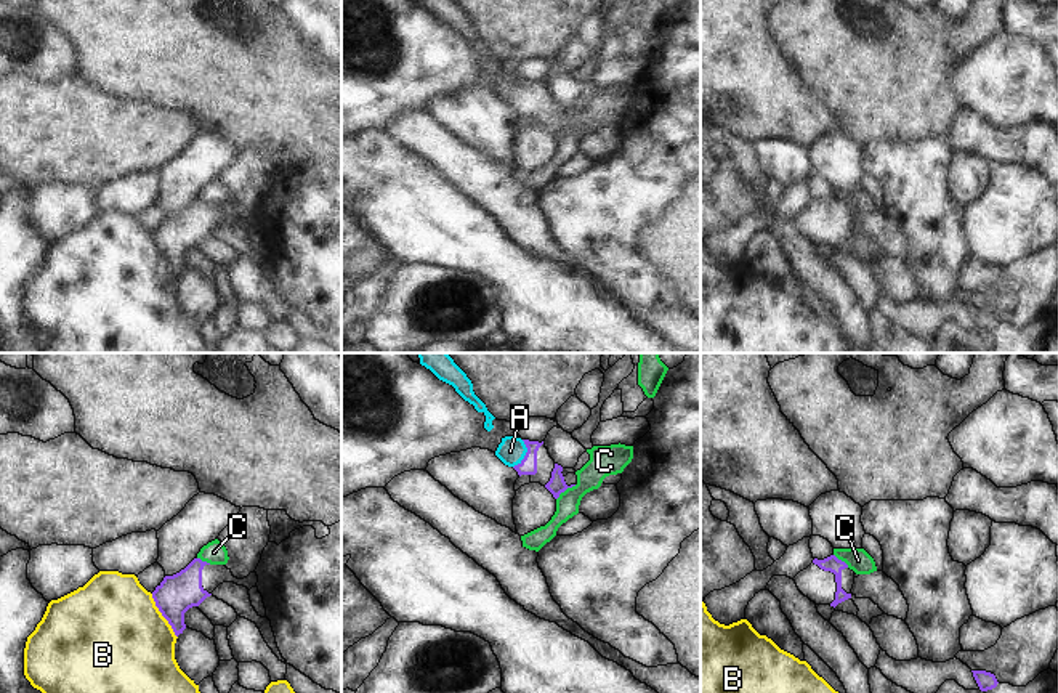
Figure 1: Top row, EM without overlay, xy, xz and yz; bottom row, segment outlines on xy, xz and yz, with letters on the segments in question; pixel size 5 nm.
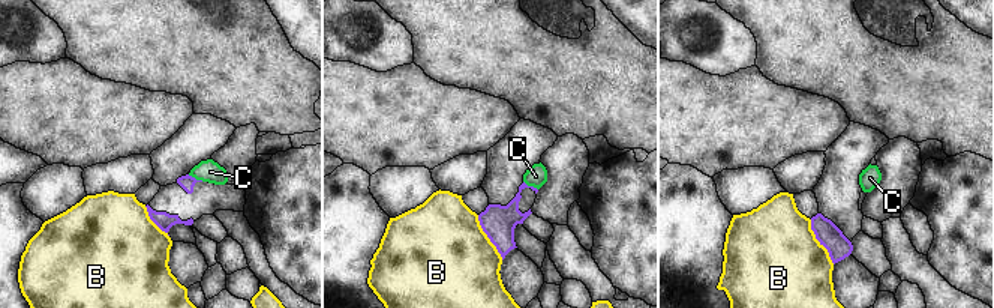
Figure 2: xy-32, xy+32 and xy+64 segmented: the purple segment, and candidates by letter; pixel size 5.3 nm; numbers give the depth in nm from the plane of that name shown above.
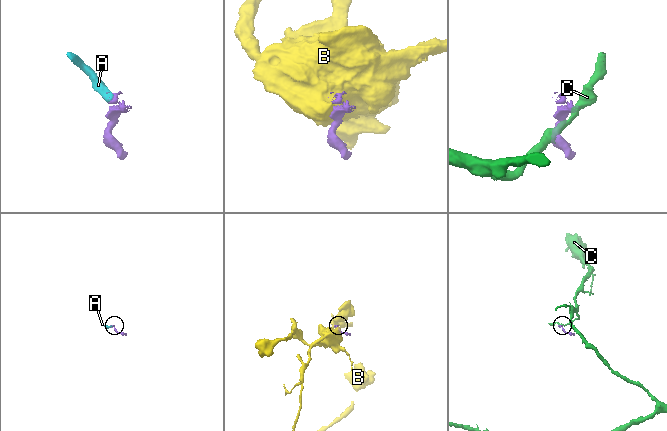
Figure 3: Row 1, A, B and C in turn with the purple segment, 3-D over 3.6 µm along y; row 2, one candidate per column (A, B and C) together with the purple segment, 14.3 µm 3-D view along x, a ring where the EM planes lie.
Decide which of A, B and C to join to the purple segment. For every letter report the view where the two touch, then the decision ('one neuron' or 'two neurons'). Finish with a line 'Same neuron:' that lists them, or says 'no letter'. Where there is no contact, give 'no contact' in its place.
A: contact in xz; one neuron
B: contact in xy; two neurons
C: contact in xz; two neurons
Same neuron: A

